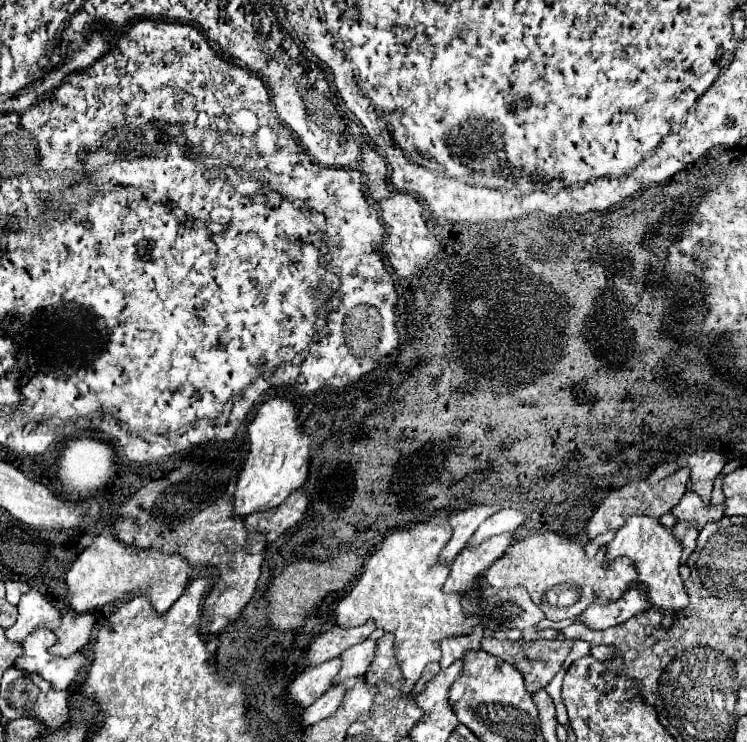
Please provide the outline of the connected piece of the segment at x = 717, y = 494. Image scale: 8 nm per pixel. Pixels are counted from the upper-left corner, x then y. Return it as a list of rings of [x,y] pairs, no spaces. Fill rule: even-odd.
[[[720,474],[713,485],[713,491],[711,494],[711,503],[713,504],[720,504],[720,503],[724,503],[725,501],[725,496],[723,493],[723,489],[722,489],[722,483],[723,483],[723,479],[724,479],[725,475],[724,474]]]

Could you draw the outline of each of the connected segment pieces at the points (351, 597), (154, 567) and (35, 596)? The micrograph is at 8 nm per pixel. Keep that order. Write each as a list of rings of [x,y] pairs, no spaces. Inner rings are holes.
[[[438,511],[432,521],[416,523],[406,531],[394,531],[388,535],[382,547],[366,563],[354,589],[334,611],[338,627],[364,625],[372,619],[378,629],[394,635],[394,657],[404,675],[402,695],[412,691],[428,663],[440,661],[442,639],[468,635],[482,619],[480,615],[462,613],[460,595],[448,595],[442,591],[448,567],[438,563],[438,553],[452,535],[448,515],[450,511]]]
[[[104,527],[100,535],[94,537],[92,545],[86,547],[72,569],[66,573],[68,593],[64,603],[76,613],[94,613],[106,603],[118,601],[126,595],[146,593],[158,615],[164,615],[174,601],[184,593],[190,575],[190,565],[180,555],[164,555],[160,551],[136,549],[134,545],[124,545],[112,537],[112,527]]]
[[[30,589],[18,607],[18,619],[12,627],[6,629],[6,639],[10,641],[24,641],[24,637],[28,633],[32,633],[34,629],[56,629],[60,627],[60,611],[58,607],[46,597],[42,595],[38,589]]]

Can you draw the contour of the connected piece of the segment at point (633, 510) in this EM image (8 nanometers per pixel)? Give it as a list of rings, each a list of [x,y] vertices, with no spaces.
[[[678,469],[674,475],[658,481],[656,485],[650,485],[646,479],[640,481],[632,481],[620,489],[614,489],[608,493],[608,497],[604,499],[604,503],[598,507],[598,511],[594,513],[594,517],[588,523],[588,539],[592,541],[596,535],[602,535],[606,531],[618,531],[628,517],[632,515],[648,515],[654,519],[660,519],[664,513],[668,513],[686,493],[688,489],[688,469]]]

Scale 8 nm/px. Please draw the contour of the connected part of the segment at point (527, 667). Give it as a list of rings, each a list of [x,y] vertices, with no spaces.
[[[484,637],[481,641],[481,649],[484,649],[486,653],[490,655],[496,655],[498,659],[504,659],[506,663],[514,665],[522,675],[524,675],[524,685],[526,685],[526,691],[530,695],[534,695],[536,691],[544,689],[552,677],[560,671],[560,665],[564,663],[570,647],[572,647],[572,639],[536,639],[536,641],[520,641],[520,643],[506,643],[506,641],[498,641],[494,637]]]

